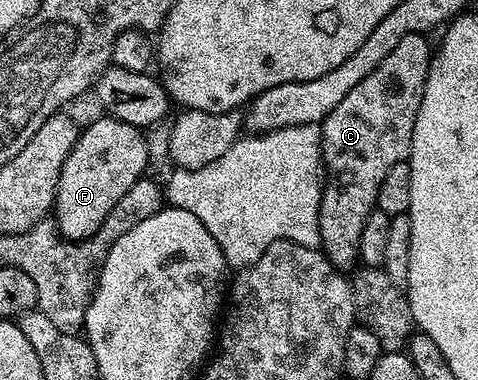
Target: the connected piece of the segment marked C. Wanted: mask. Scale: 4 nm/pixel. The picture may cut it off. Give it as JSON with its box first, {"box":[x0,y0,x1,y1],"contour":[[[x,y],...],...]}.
{"box":[319,34,431,271],"contour":[[[424,34],[403,36],[395,49],[371,76],[359,80],[335,108],[320,123],[321,128],[321,161],[327,177],[321,188],[321,203],[319,204],[319,236],[321,237],[320,249],[329,263],[338,270],[348,271],[352,262],[358,261],[357,249],[359,248],[359,235],[363,232],[363,224],[367,224],[367,216],[377,205],[379,184],[383,184],[383,176],[387,176],[390,168],[395,164],[406,161],[411,152],[411,140],[417,113],[423,100],[425,81],[429,75],[431,61],[430,39]]]}

